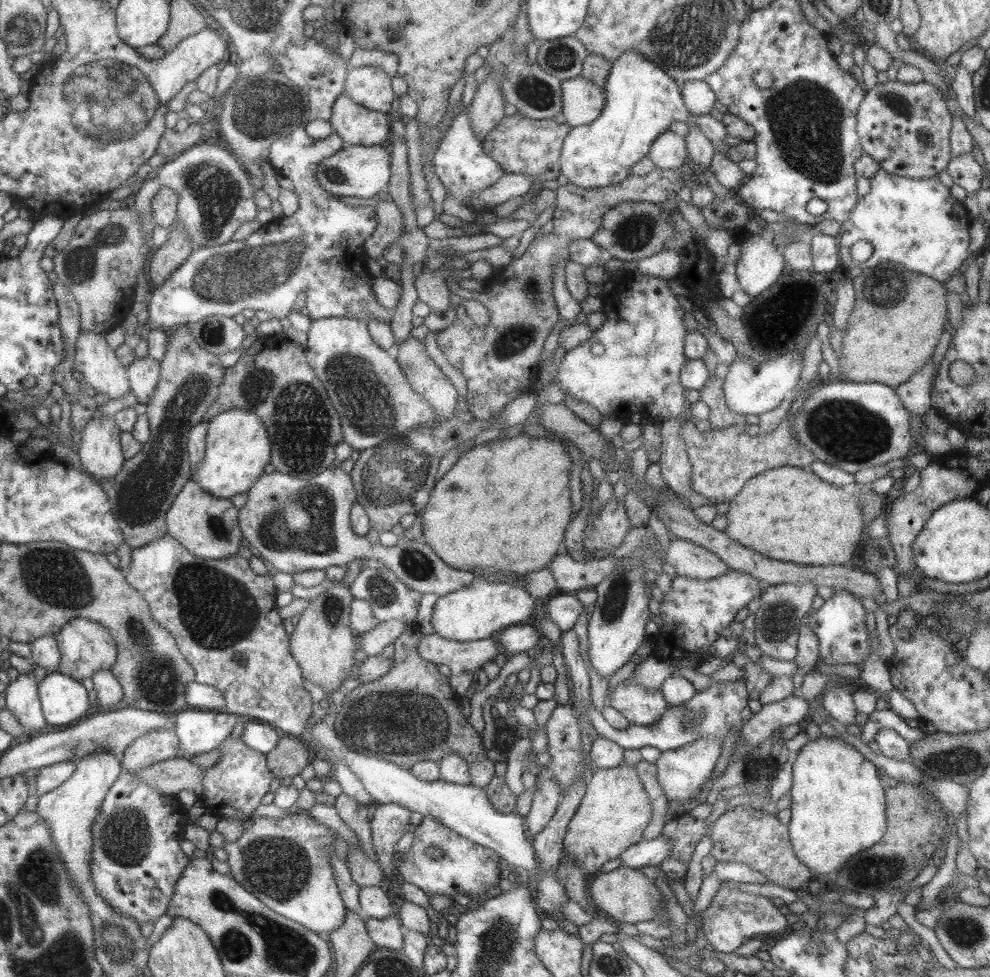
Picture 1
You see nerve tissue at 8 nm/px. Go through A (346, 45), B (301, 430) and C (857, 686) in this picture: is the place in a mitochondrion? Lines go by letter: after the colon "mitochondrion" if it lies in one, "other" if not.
A: other
B: mitochondrion
C: other

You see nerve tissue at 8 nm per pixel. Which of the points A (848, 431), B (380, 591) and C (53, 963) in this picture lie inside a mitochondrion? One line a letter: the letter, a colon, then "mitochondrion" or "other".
A: mitochondrion
B: mitochondrion
C: mitochondrion

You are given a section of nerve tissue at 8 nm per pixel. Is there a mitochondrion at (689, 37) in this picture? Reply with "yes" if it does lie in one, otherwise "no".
yes

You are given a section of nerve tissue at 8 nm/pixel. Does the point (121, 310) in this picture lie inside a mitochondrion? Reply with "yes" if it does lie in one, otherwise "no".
no

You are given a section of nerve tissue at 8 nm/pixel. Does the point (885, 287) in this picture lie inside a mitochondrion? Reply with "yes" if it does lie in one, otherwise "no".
yes

